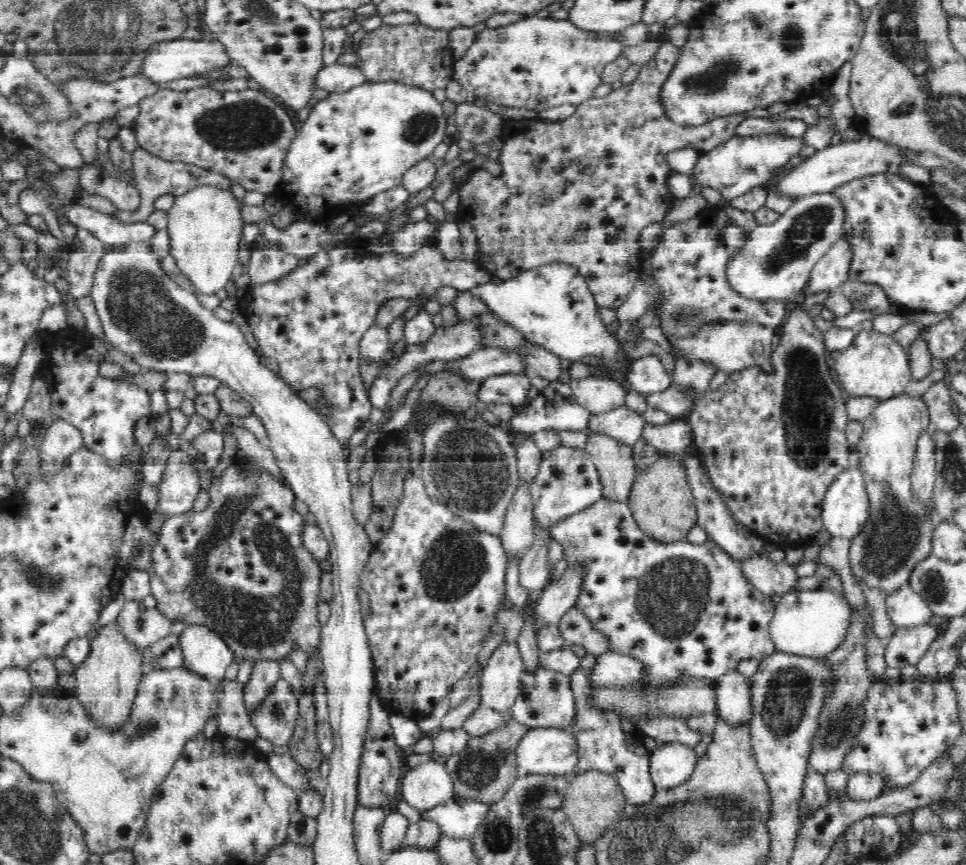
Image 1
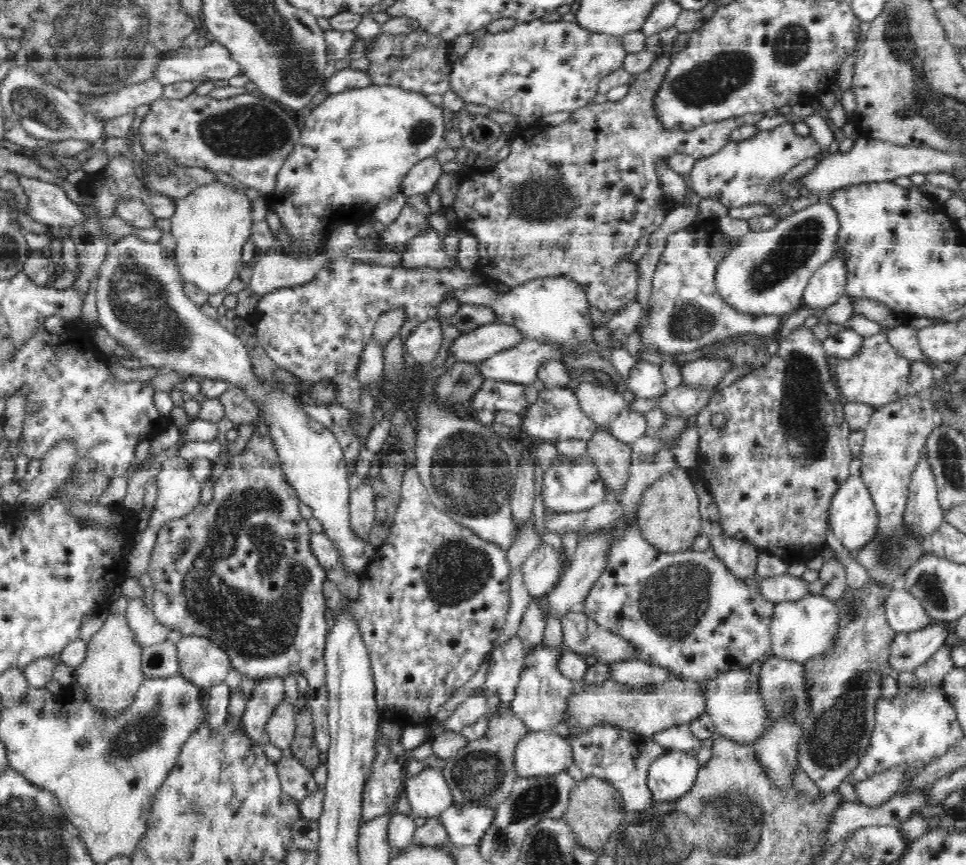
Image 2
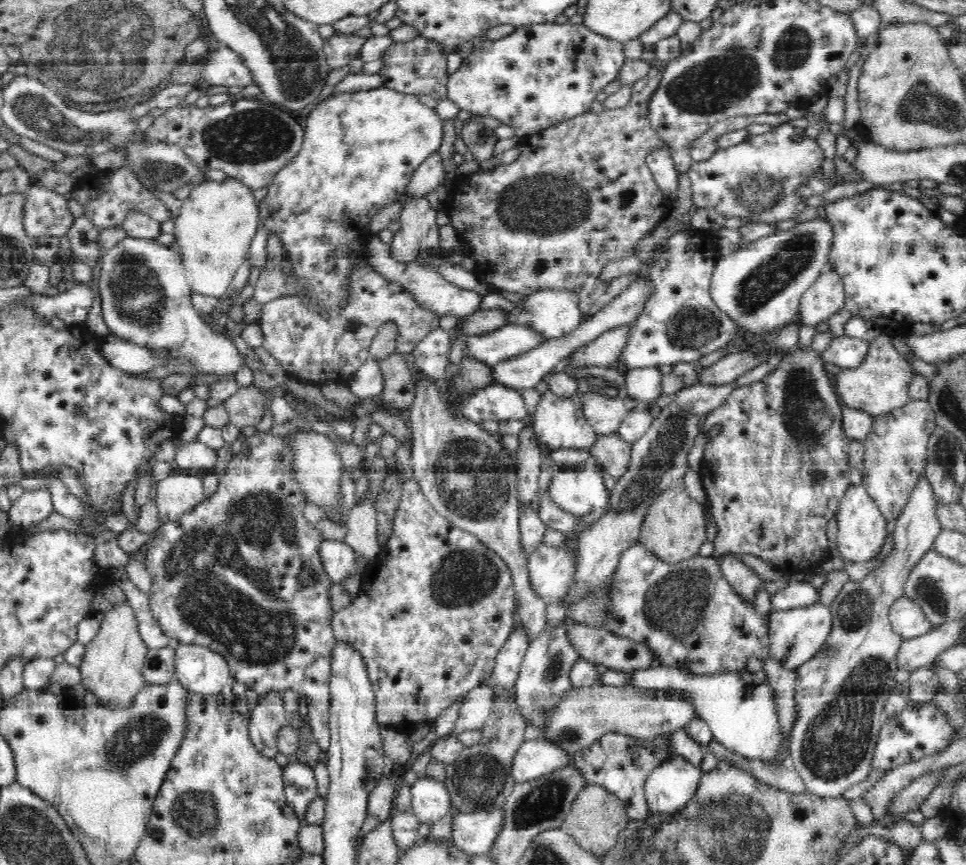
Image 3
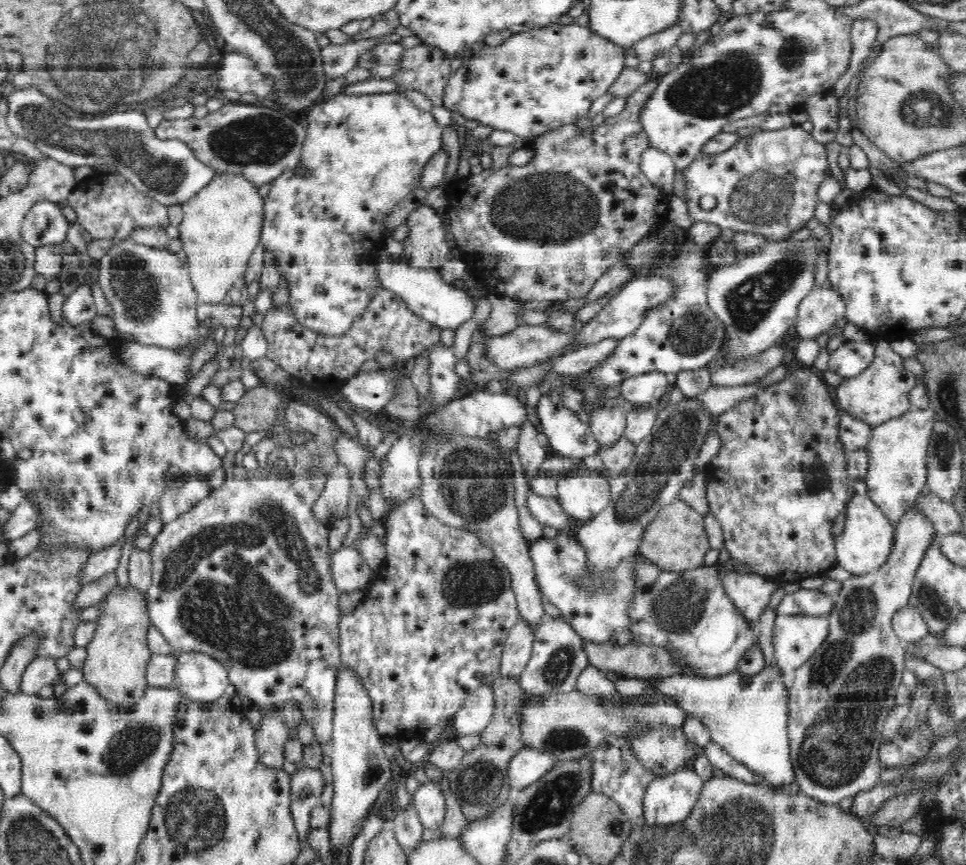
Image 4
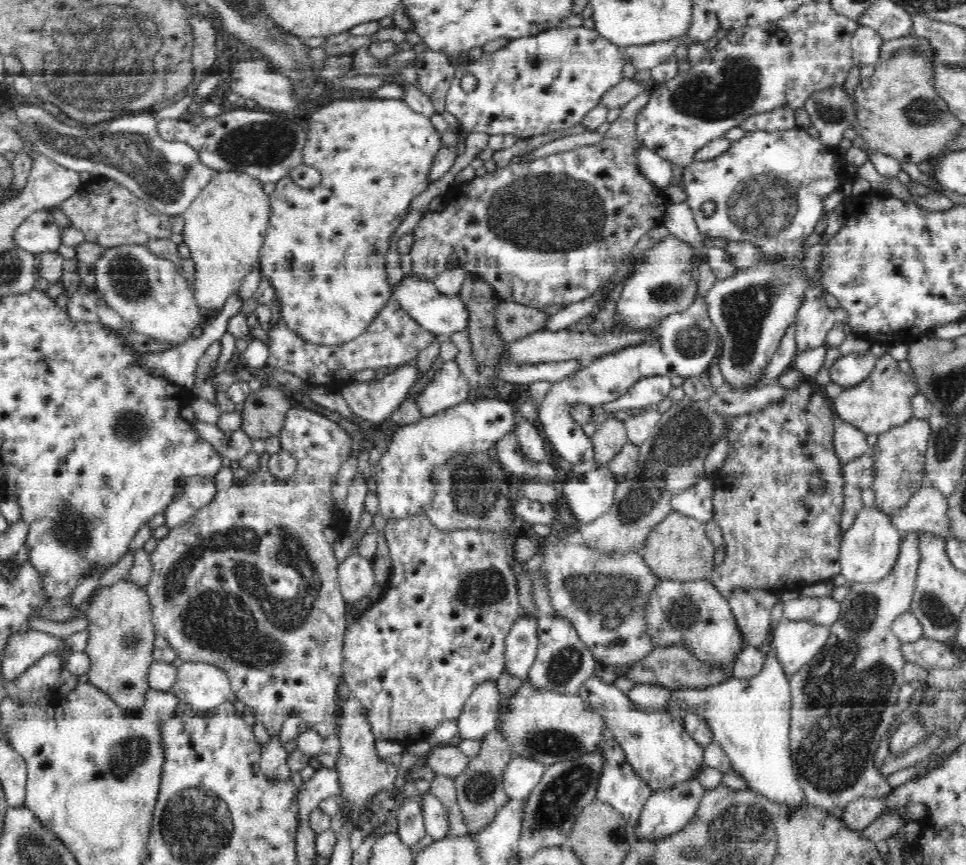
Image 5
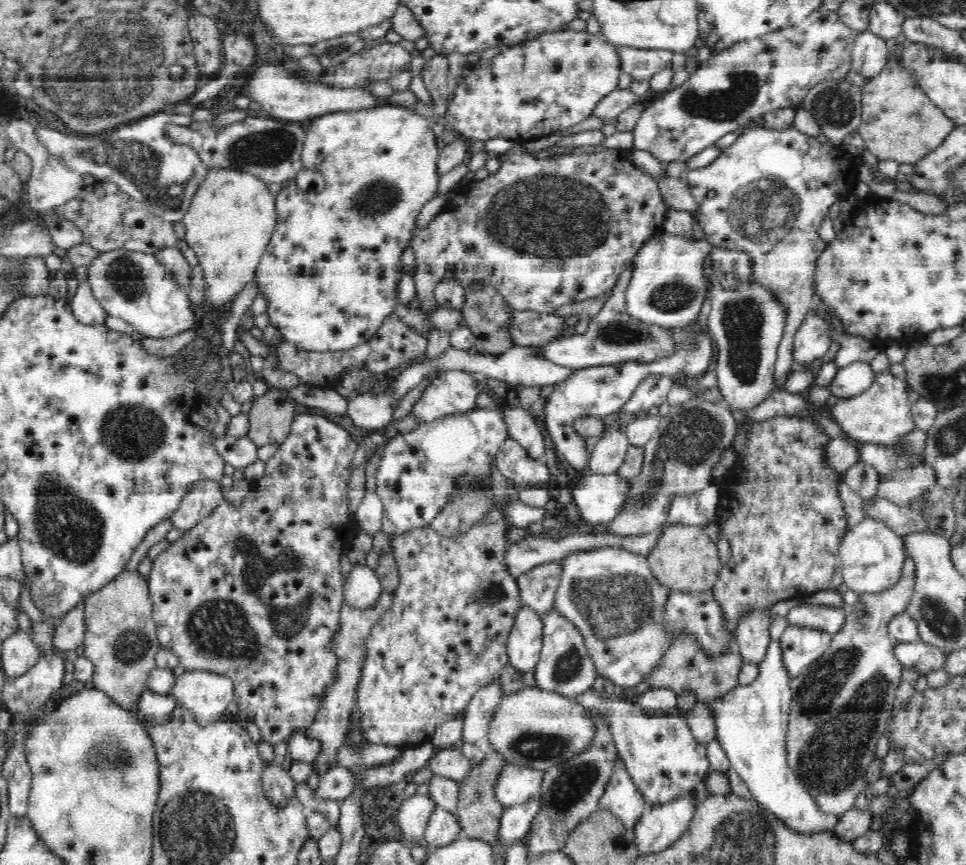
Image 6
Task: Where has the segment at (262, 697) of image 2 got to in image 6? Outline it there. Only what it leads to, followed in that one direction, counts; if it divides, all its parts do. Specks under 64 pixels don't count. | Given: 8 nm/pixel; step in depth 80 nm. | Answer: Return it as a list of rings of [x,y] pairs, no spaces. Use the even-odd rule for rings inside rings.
[[[278,760],[263,764],[263,788],[267,800],[271,800],[274,807],[285,807],[297,795],[297,784],[291,778],[287,765],[281,765]]]

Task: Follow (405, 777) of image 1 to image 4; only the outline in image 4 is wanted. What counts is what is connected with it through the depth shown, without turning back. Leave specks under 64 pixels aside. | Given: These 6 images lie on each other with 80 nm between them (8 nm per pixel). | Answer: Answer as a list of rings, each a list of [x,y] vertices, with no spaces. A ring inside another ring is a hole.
[[[428,781],[414,792],[413,803],[418,811],[421,828],[432,829],[435,833],[445,819],[446,798],[436,783]]]

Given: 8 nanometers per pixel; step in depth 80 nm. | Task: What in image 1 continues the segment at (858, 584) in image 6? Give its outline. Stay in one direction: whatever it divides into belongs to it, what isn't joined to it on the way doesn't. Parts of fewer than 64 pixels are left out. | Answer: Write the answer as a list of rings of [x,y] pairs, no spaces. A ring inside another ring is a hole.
[[[848,467],[833,480],[822,501],[822,523],[831,536],[851,540],[866,528],[870,520],[870,503],[859,467]]]

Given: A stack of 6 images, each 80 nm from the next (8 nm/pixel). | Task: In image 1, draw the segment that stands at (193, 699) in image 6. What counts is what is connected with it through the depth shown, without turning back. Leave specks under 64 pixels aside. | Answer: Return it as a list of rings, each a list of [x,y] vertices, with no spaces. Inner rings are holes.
[[[186,625],[179,635],[180,648],[184,655],[183,666],[206,679],[224,679],[229,664],[235,661],[234,652],[216,631],[204,625]]]

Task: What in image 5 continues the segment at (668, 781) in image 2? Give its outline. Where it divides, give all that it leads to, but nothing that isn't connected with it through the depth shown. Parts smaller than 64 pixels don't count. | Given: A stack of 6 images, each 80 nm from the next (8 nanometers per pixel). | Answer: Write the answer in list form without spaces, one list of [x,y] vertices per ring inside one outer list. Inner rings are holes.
[[[694,777],[694,780],[684,780],[680,784],[674,784],[672,788],[666,788],[666,790],[651,792],[637,823],[640,829],[640,839],[663,839],[681,831],[694,818],[704,792],[705,789],[697,777]]]

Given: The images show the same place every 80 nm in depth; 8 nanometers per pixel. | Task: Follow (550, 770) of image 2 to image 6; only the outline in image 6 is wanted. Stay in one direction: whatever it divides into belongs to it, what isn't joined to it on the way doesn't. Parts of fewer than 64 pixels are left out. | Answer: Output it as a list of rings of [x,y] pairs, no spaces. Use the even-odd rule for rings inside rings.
[[[507,764],[495,787],[495,794],[502,808],[522,804],[536,797],[542,785],[542,772],[534,768],[522,768],[518,764]]]

